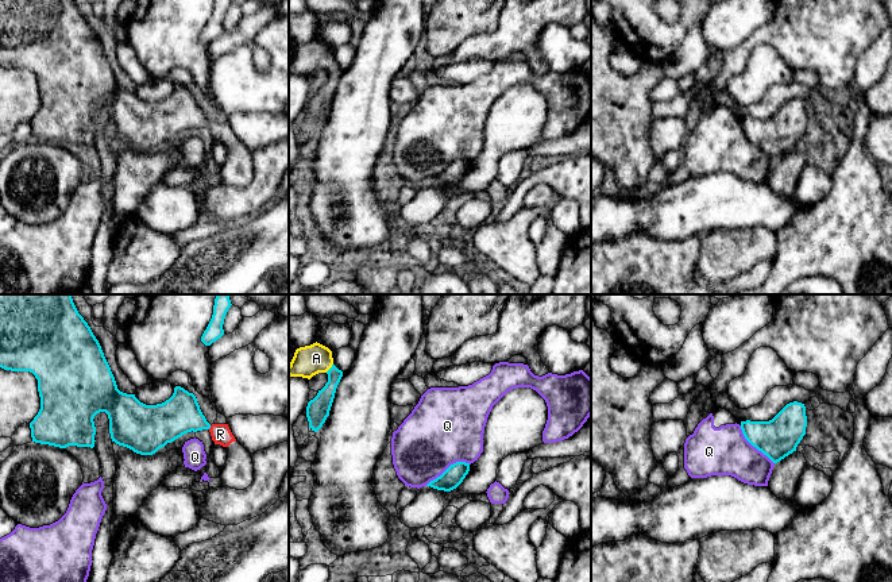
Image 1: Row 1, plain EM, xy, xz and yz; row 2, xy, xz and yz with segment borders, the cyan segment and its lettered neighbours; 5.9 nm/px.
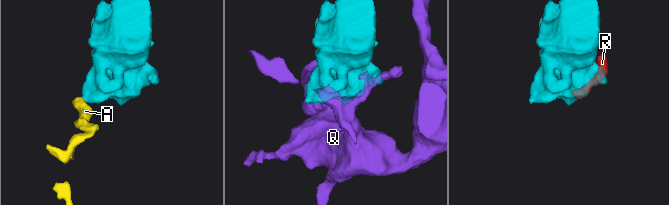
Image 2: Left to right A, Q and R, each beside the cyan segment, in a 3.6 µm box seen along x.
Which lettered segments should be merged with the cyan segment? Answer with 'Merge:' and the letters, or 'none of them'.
Merge: A, R

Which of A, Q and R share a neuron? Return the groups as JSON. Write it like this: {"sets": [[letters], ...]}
{"sets": [["A", "R"], ["Q"]]}

